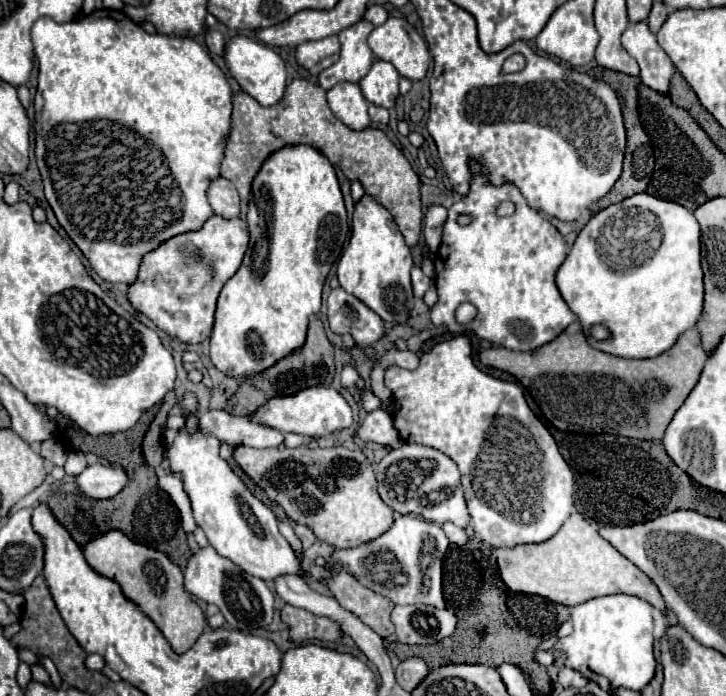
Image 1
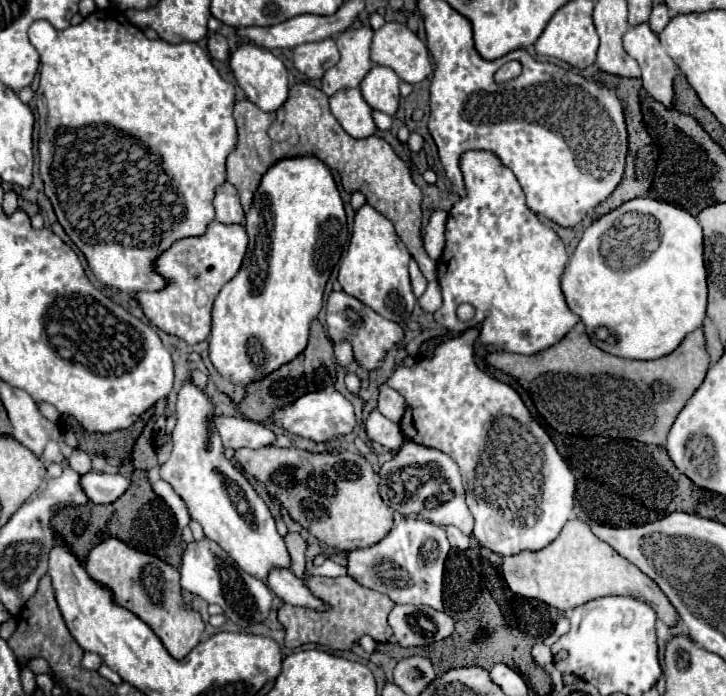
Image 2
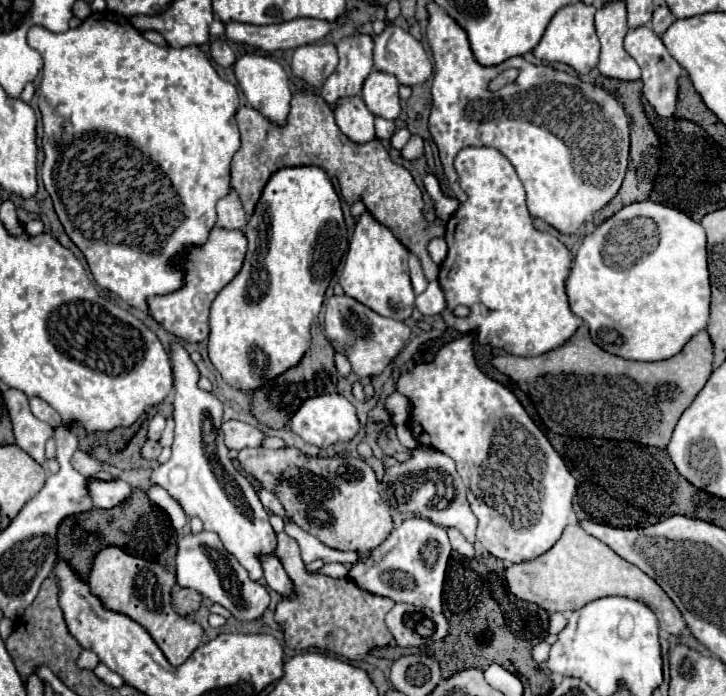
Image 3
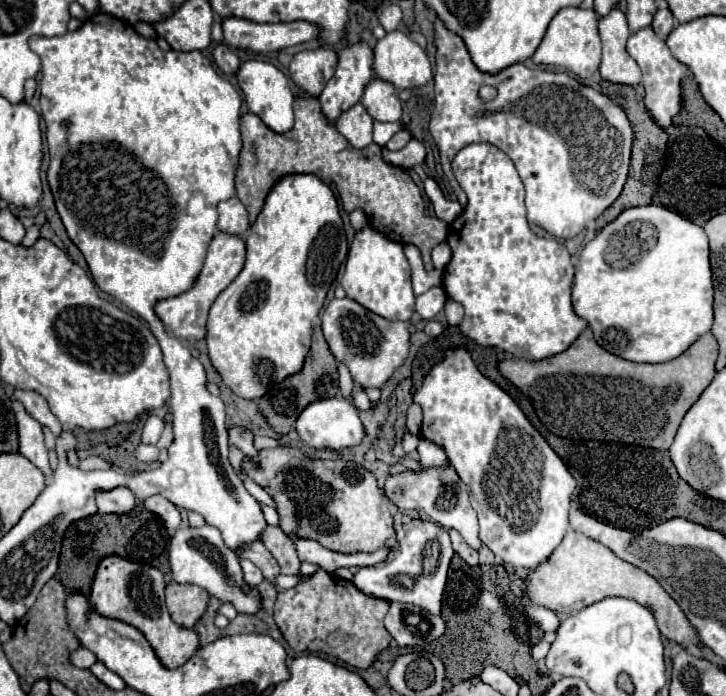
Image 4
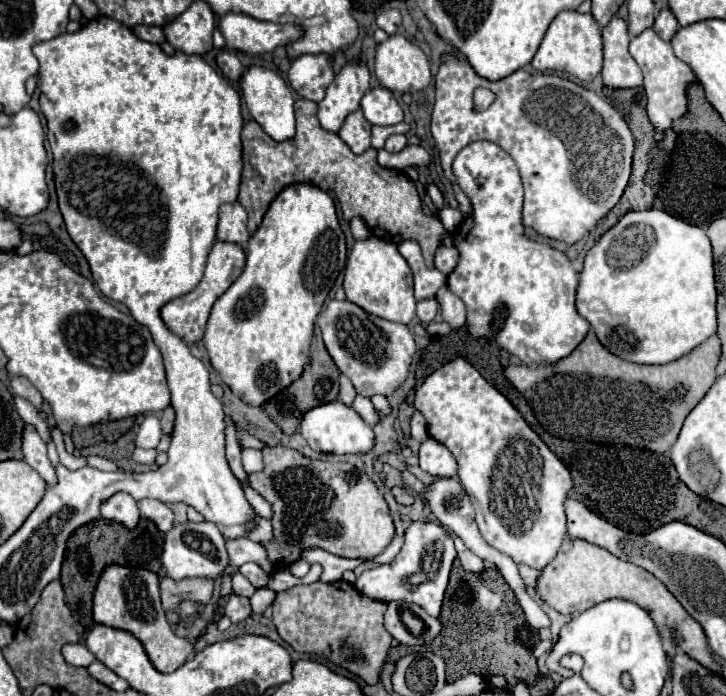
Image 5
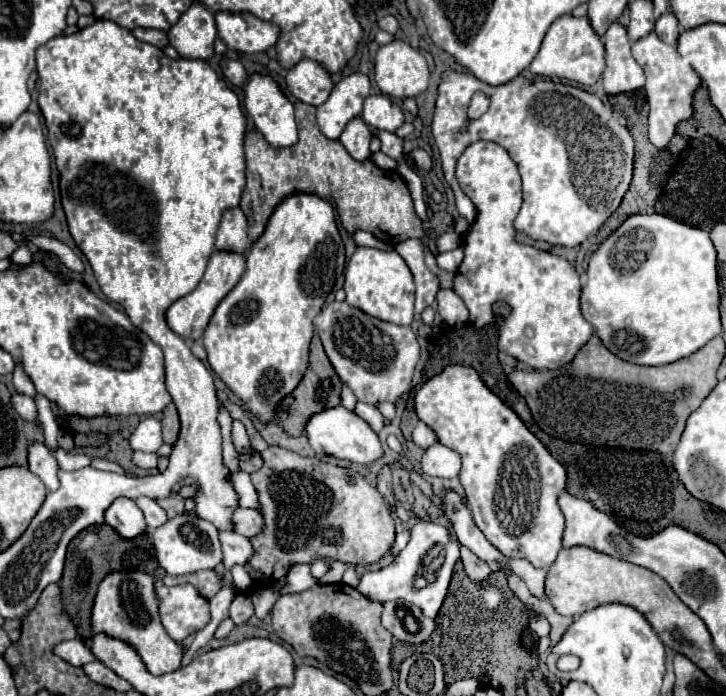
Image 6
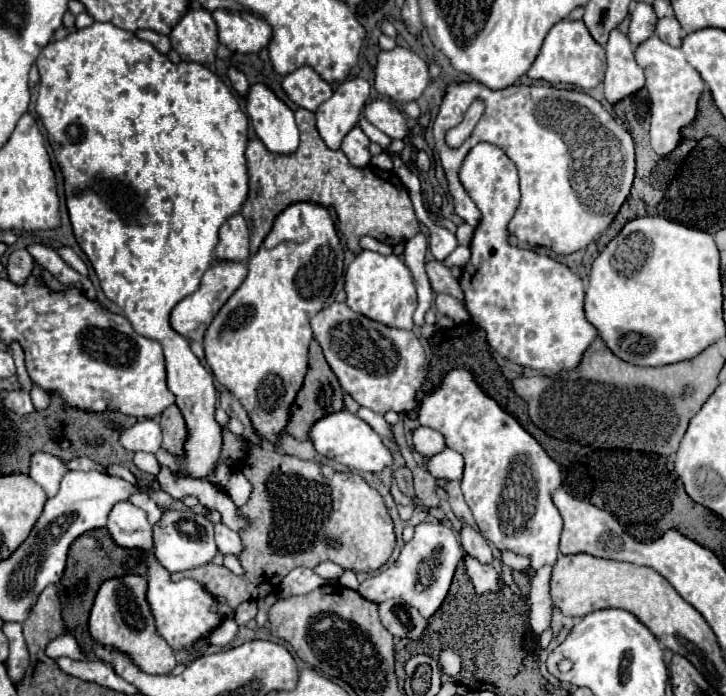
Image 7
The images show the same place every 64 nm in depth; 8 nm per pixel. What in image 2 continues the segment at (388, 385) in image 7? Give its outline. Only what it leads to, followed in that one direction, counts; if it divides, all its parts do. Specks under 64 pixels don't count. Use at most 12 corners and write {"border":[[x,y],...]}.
{"border":[[346,292],[326,302],[334,342],[364,370],[378,368],[404,330]]}

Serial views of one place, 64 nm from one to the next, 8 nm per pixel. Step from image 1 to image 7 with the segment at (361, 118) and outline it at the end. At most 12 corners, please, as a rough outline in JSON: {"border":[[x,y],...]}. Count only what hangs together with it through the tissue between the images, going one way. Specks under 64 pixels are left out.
{"border":[[360,126],[342,140],[342,152],[354,166],[368,166],[370,140]]}

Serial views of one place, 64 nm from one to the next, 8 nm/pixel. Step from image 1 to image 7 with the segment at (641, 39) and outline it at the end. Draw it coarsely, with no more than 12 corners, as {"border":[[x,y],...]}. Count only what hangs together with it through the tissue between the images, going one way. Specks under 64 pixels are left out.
{"border":[[656,34],[636,46],[650,142],[668,156],[696,116],[704,80]]}

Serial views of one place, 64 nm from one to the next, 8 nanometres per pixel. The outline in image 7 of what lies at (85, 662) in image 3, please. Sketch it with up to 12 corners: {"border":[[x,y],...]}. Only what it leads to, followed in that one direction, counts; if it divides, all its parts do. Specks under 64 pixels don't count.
{"border":[[70,634],[48,644],[50,658],[68,656],[88,660],[78,640]]}

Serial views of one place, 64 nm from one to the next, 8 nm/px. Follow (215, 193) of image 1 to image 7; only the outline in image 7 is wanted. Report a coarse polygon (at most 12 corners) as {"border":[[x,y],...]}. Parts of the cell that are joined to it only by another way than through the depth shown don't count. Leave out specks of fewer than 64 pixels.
{"border":[[240,212],[220,228],[218,260],[246,262],[248,226]]}

